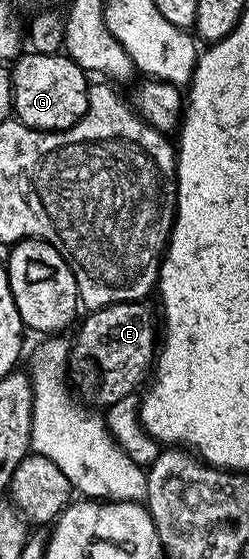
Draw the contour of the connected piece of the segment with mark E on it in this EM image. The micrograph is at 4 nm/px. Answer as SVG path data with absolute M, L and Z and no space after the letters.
M121 301L87 312L87 317L81 318L82 326L72 337L68 377L87 406L109 407L120 403L120 399L135 392L142 380L147 380L160 348L160 321L155 306L153 309L146 304L150 303Z

